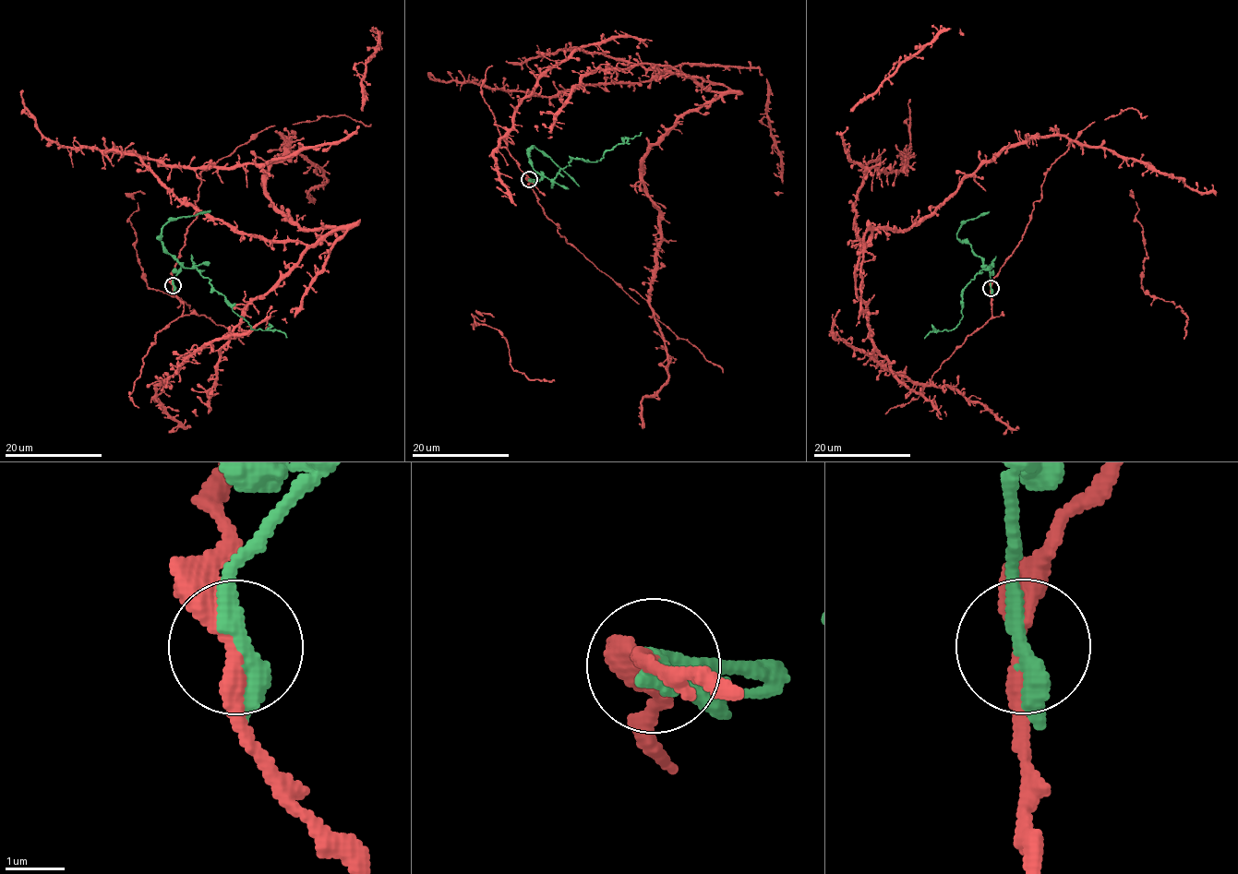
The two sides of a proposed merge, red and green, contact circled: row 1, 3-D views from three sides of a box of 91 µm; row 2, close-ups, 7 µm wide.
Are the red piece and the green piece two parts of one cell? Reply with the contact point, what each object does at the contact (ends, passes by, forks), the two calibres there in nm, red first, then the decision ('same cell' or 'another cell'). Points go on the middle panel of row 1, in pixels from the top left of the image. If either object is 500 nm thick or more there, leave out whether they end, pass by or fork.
(529, 179) | red passes by | green passes by | 300/280 nm | another cell

